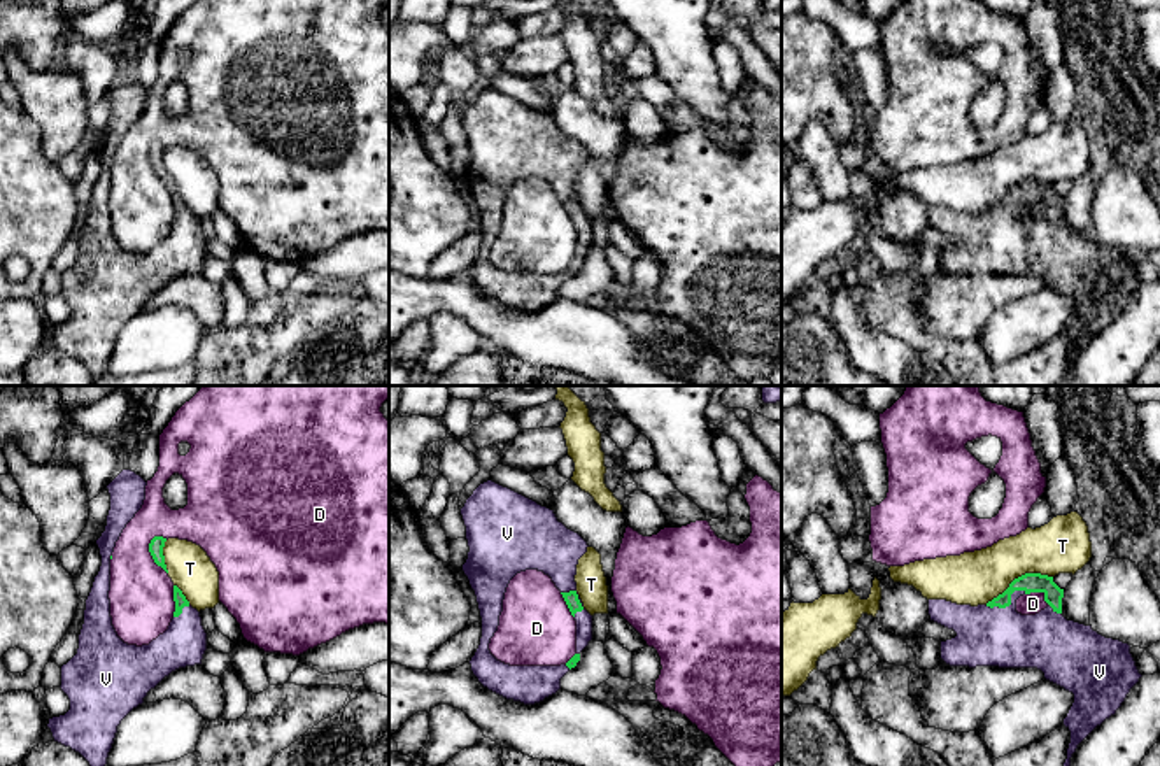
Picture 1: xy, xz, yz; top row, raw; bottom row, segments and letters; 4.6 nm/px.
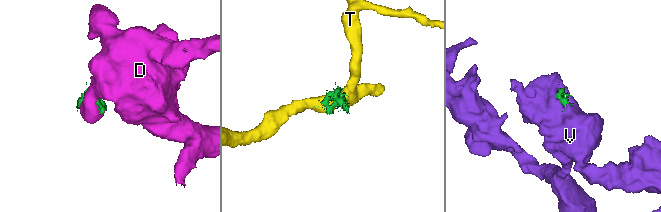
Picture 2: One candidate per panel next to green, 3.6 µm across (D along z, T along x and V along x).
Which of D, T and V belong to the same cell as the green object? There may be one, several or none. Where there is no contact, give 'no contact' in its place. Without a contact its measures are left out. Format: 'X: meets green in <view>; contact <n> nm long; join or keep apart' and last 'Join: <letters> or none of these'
D: meets green in xy; contact 190 nm long; keep apart
T: meets green in yz; contact 340 nm long; keep apart
V: meets green in yz; contact 200 nm long; join
Join: V

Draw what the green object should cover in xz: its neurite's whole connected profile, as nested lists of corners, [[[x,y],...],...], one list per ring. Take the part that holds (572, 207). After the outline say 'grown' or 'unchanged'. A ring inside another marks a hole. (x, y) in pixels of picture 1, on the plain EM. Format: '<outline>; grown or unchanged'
[[[492,88],[480,91],[461,116],[468,167],[463,179],[475,198],[482,245],[471,279],[489,298],[534,312],[561,296],[561,286],[576,273],[592,247],[592,223],[576,200],[576,172],[587,149],[557,128],[554,117]],[[526,177],[543,179],[561,198],[576,228],[576,261],[561,273],[510,273],[498,268],[489,251],[499,233],[510,188]]]; grown

